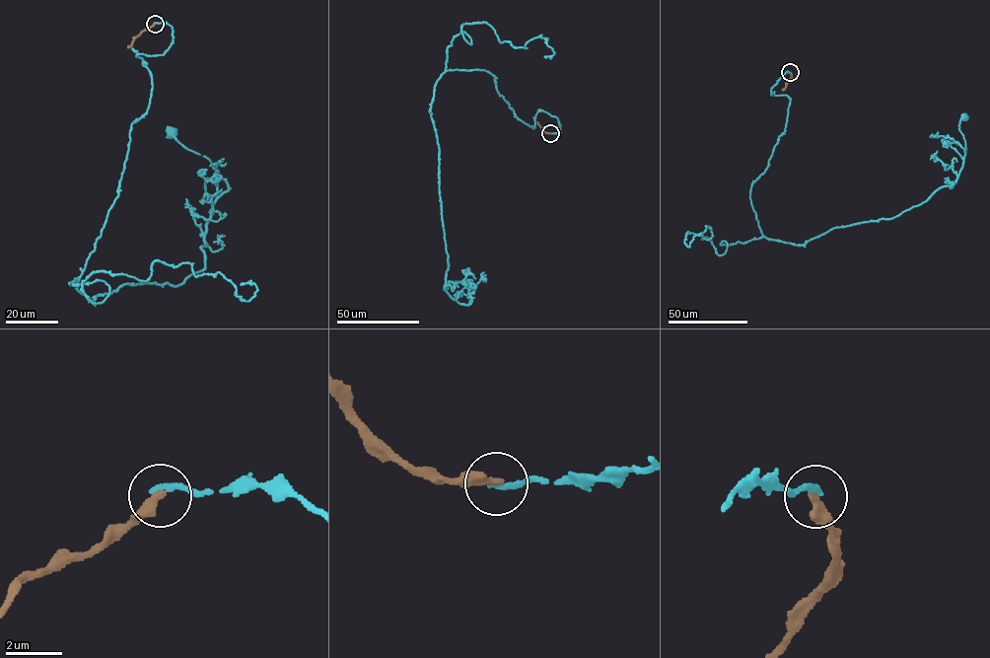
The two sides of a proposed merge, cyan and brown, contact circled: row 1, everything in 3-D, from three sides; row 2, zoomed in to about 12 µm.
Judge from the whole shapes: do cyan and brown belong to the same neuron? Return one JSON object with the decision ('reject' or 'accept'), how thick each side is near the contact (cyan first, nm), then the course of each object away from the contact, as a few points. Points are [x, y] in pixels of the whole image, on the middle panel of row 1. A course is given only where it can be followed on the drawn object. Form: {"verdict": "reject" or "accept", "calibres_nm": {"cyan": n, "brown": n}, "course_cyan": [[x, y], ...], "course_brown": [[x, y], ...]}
{"verdict": "reject", "calibres_nm": {"cyan": 200, "brown": 360}, "course_cyan": [[550, 133], [557, 118], [522, 121], [485, 70], [435, 86], [445, 289], [469, 303], [459, 295]], "course_brown": [[550, 133], [542, 130], [532, 117]]}

